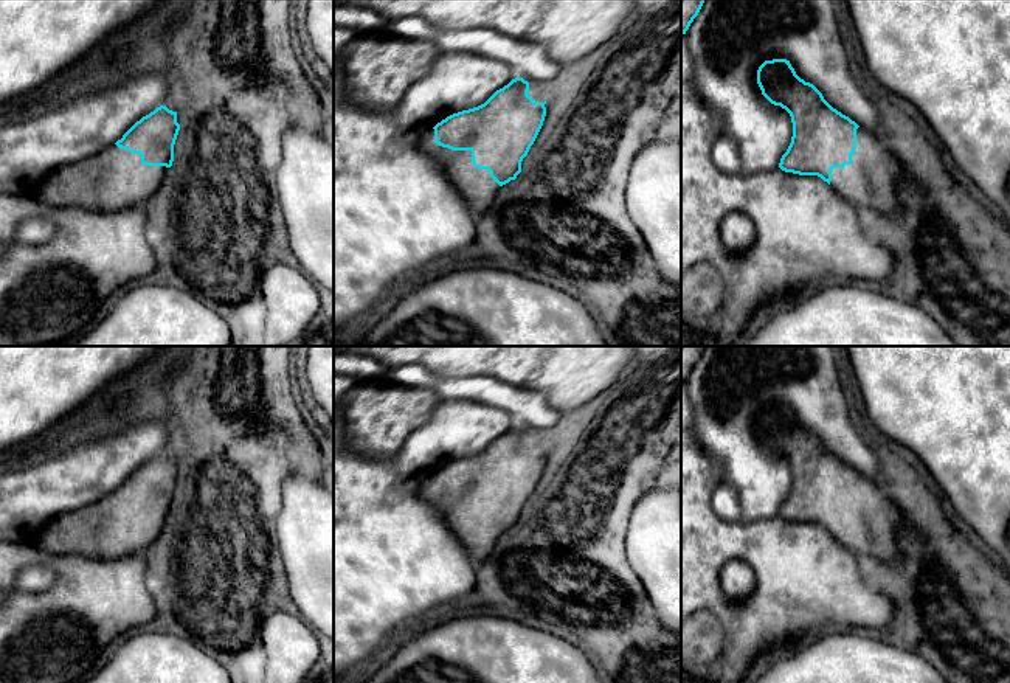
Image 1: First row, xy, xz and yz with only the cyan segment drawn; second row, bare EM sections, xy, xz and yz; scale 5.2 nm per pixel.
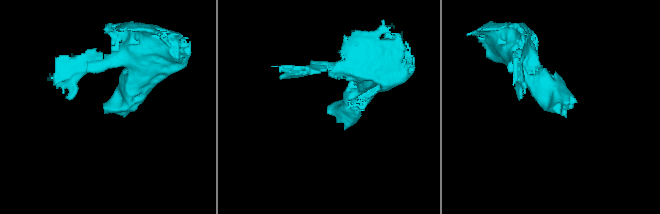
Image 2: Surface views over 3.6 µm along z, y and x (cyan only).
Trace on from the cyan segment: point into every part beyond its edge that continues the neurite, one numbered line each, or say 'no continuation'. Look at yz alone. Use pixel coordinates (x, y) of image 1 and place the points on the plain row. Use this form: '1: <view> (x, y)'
1: yz (871, 528)

